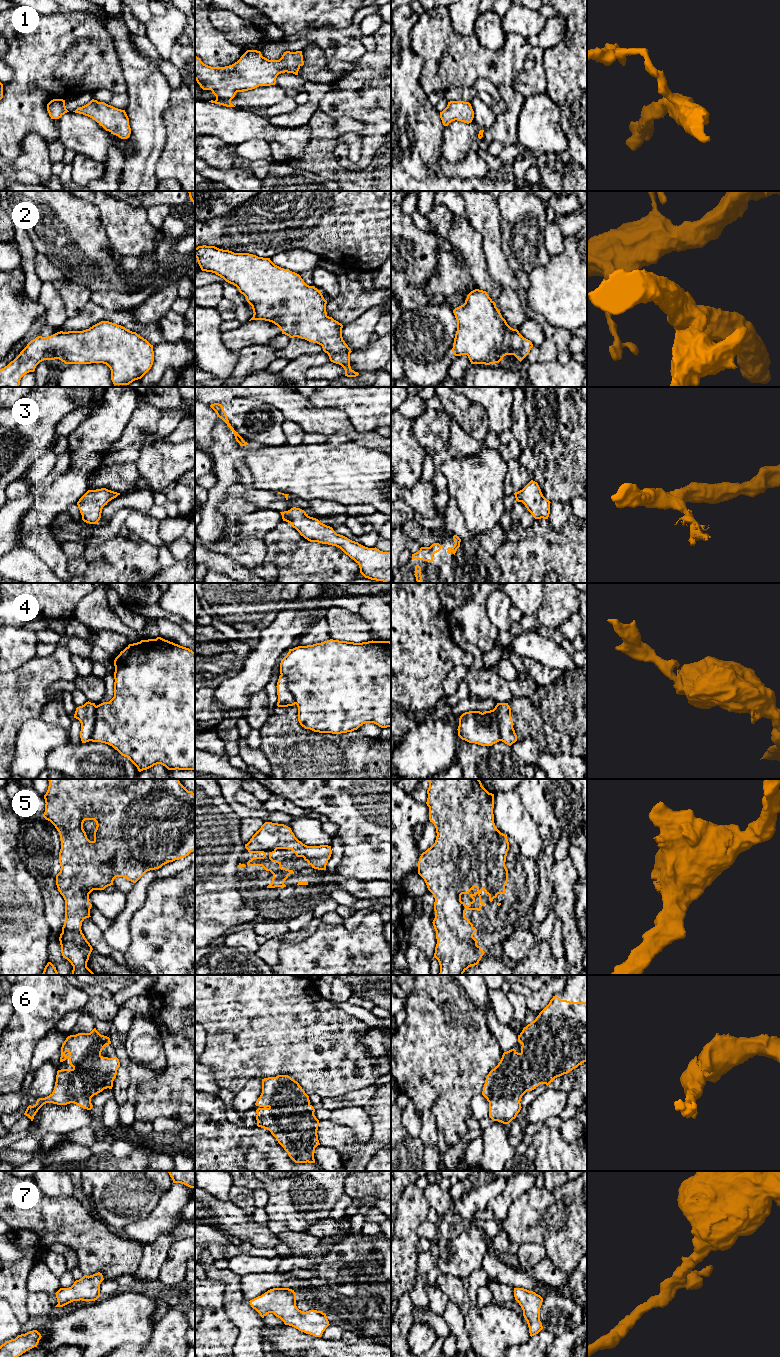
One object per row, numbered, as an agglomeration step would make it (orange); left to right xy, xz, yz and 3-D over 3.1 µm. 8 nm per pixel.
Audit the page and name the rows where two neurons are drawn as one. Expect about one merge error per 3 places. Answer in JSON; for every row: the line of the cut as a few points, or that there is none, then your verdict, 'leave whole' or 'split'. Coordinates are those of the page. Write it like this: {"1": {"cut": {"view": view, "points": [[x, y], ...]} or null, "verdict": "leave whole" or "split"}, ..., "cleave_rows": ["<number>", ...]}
{"1": {"cut": null, "verdict": "leave whole"}, "2": {"cut": null, "verdict": "leave whole"}, "3": {"cut": null, "verdict": "leave whole"}, "4": {"cut": {"view": "yz", "points": [[482, 713], [482, 717], [488, 723], [497, 726], [501, 740]]}, "verdict": "split"}, "5": {"cut": null, "verdict": "leave whole"}, "6": {"cut": null, "verdict": "leave whole"}, "7": {"cut": null, "verdict": "leave whole"}, "cleave_rows": ["4"]}

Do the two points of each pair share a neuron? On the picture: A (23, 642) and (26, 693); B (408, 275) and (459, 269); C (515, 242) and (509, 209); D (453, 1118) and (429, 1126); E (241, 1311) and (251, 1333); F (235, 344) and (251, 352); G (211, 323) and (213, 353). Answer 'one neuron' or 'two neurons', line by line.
A: two neurons
B: two neurons
C: one neuron
D: two neurons
E: one neuron
F: two neurons
G: one neuron

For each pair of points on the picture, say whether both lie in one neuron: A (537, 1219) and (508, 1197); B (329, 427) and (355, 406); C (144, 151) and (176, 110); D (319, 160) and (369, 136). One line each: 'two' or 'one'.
A: two
B: two
C: two
D: two

